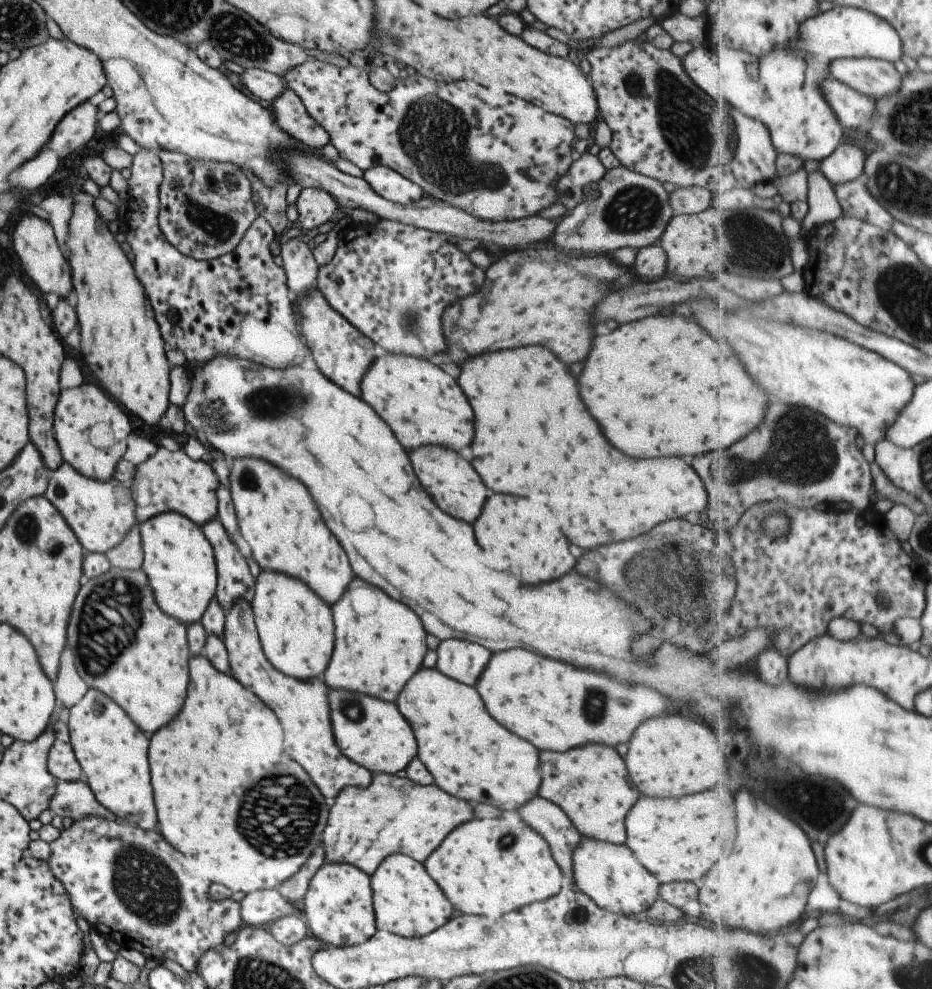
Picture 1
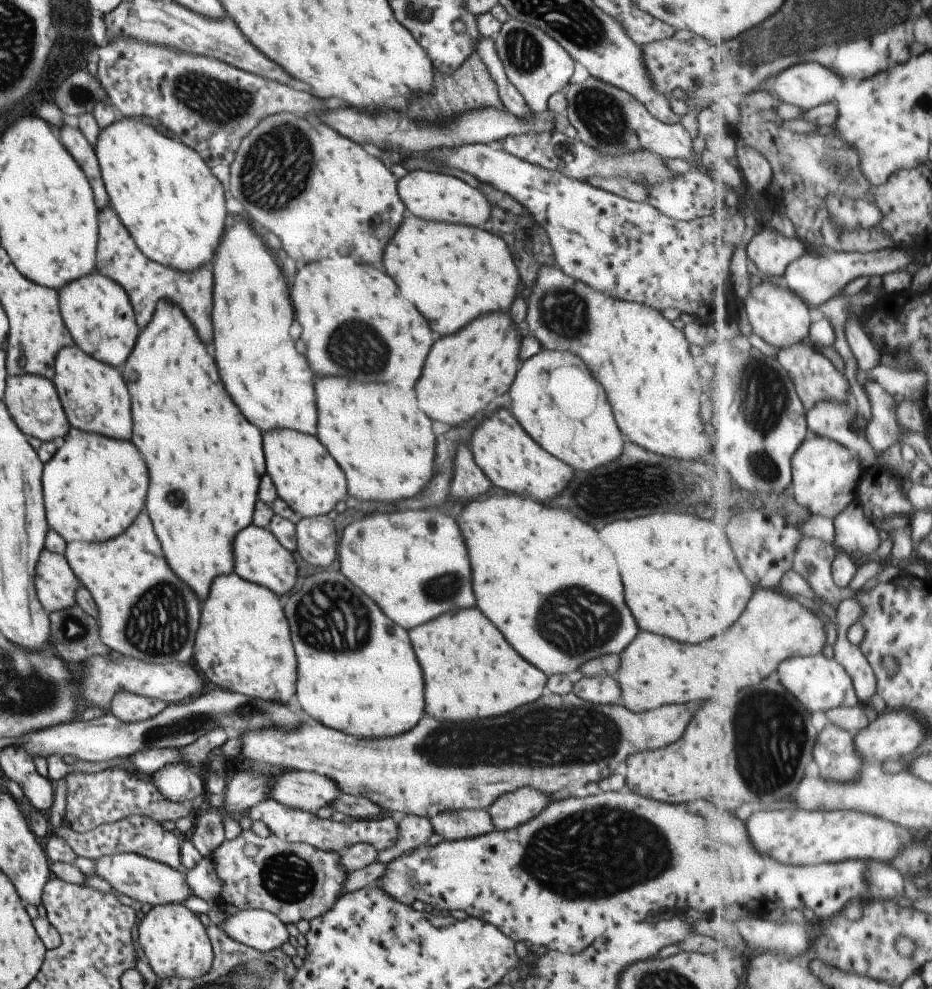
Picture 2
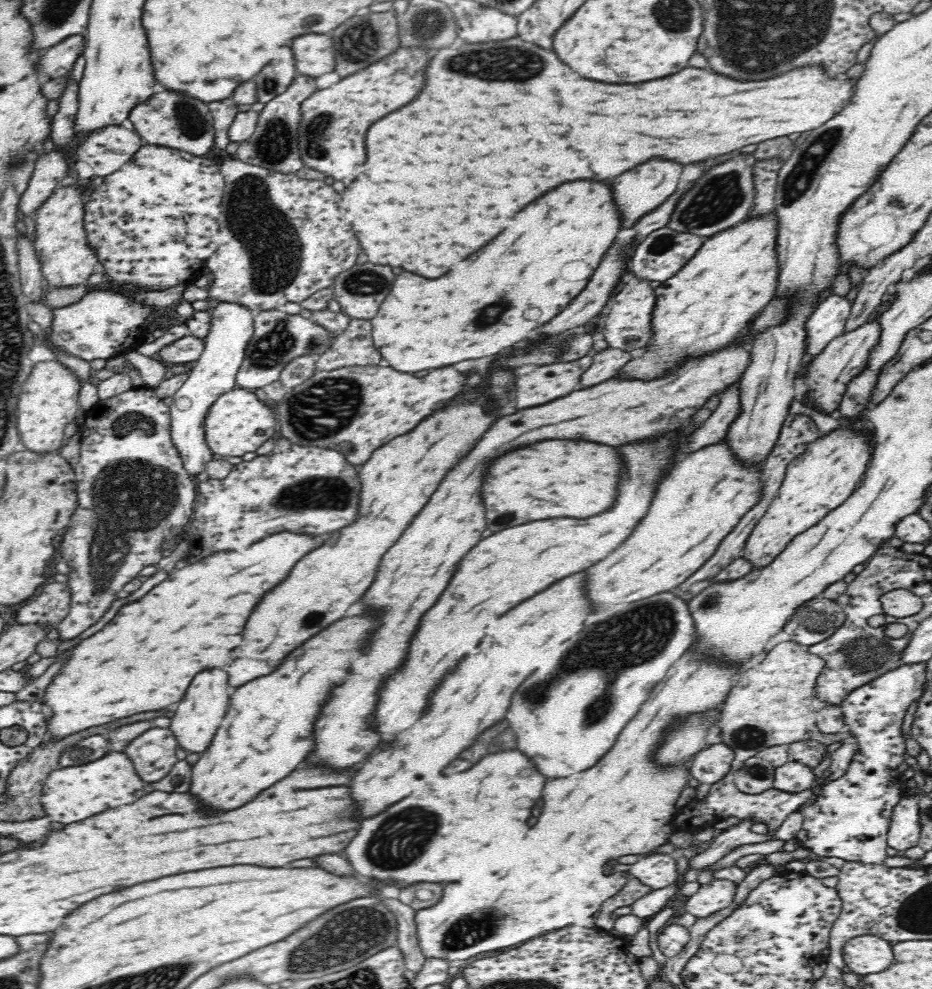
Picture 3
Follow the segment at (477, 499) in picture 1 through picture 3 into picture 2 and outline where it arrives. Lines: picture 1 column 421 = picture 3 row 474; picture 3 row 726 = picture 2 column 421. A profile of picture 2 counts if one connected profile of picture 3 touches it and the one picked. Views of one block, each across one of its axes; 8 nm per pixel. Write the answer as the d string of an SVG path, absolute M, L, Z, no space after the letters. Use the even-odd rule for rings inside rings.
M317 262L305 264L291 284L291 304L295 320L301 326L307 362L315 374L341 374L363 382L397 380L401 388L411 388L417 382L427 350L433 344L433 334L425 318L413 304L407 304L407 300L399 296L395 282L379 268L359 264L349 272L333 272L319 268Z

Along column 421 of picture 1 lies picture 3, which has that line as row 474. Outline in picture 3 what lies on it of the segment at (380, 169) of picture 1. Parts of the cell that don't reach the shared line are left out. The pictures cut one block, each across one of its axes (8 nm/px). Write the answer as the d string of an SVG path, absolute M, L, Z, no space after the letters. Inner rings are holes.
M220 302L210 309L211 327L208 336L203 339L205 347L202 356L189 366L188 380L172 396L171 418L172 439L184 459L184 467L190 476L194 477L204 471L205 464L212 460L205 437L207 415L211 412L220 396L237 388L236 374L240 370L246 356L246 348L253 335L253 320L251 310L238 304Z

